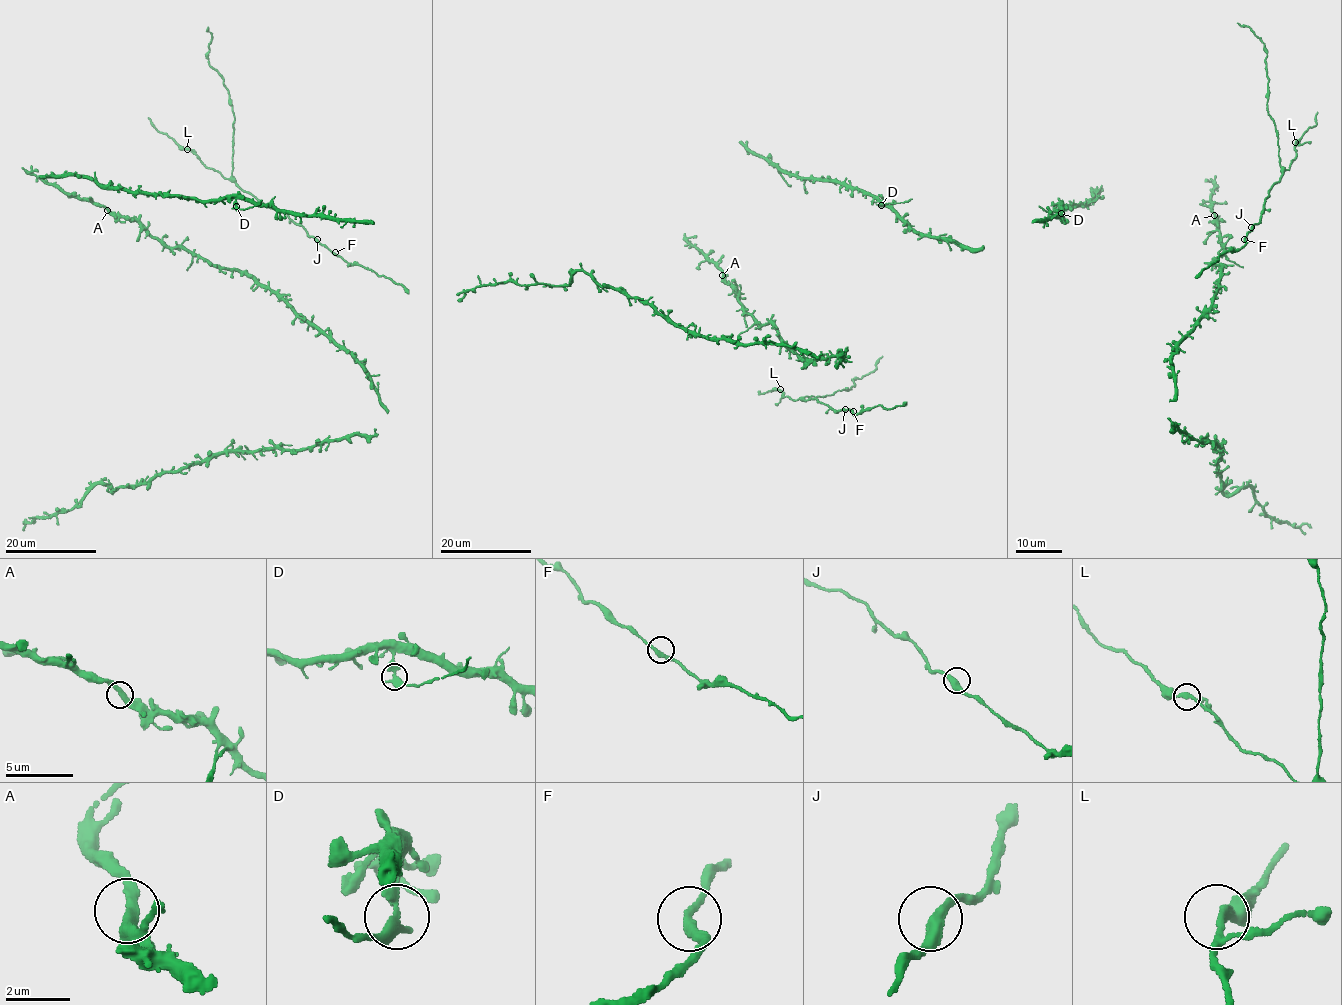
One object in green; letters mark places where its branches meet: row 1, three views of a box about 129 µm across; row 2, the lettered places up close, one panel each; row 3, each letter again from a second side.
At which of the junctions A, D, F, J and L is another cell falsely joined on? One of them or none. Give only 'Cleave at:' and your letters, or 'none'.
Cleave at: D

